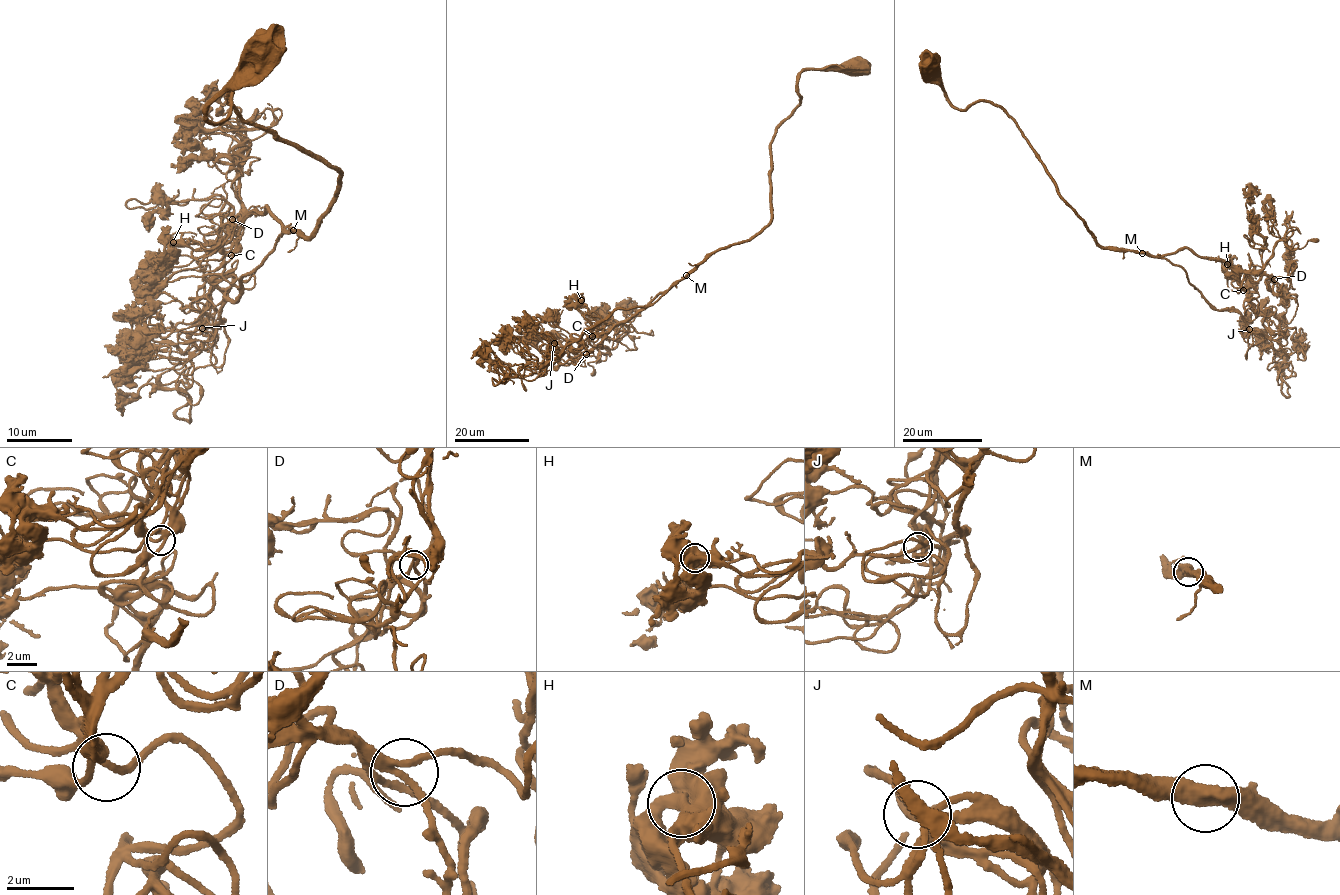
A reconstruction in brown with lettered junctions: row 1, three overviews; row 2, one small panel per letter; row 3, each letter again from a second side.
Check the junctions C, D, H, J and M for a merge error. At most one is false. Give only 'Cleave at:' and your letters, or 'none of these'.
Cleave at: none of these

